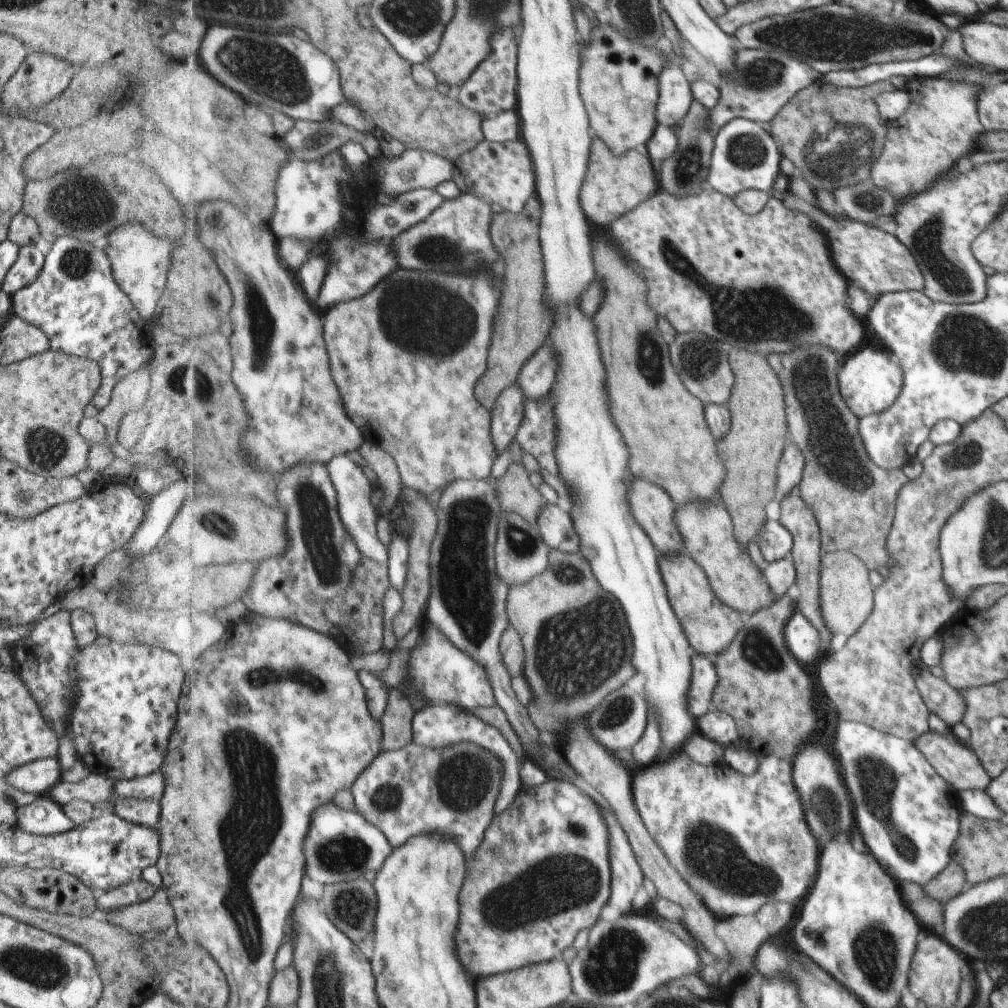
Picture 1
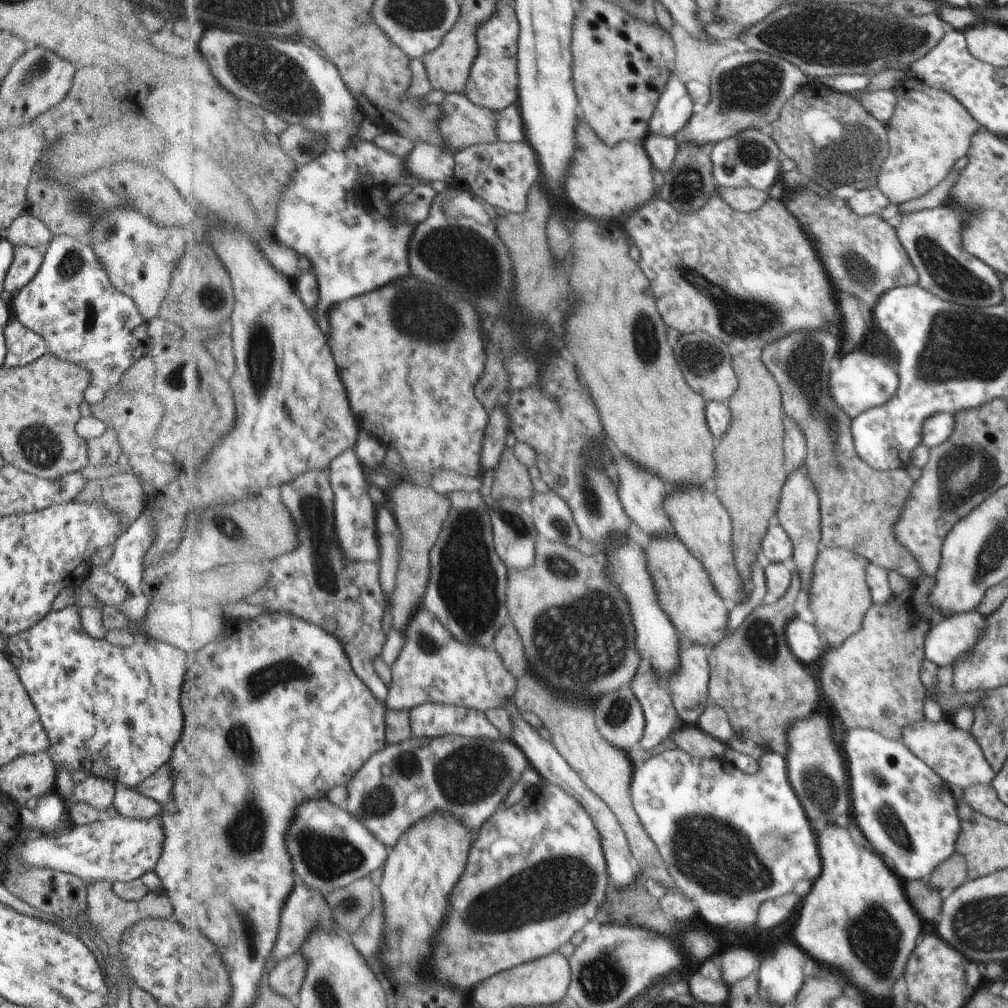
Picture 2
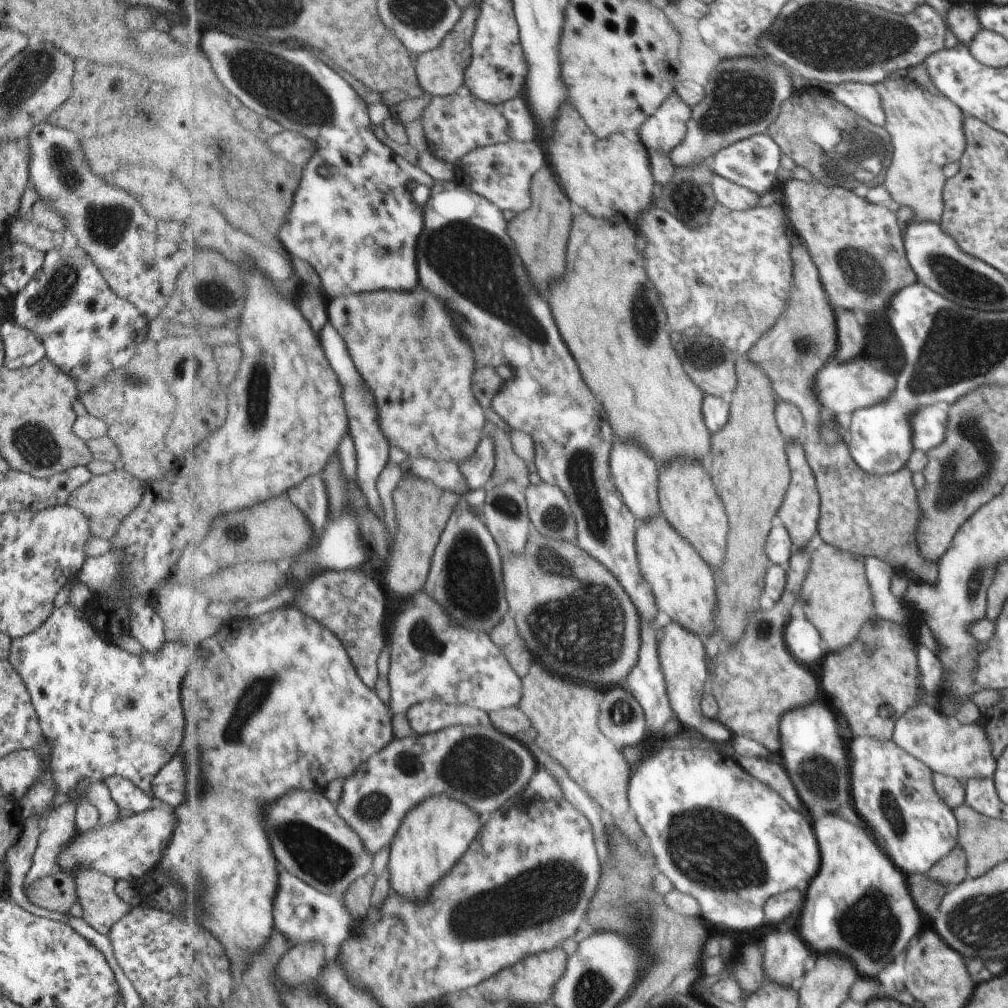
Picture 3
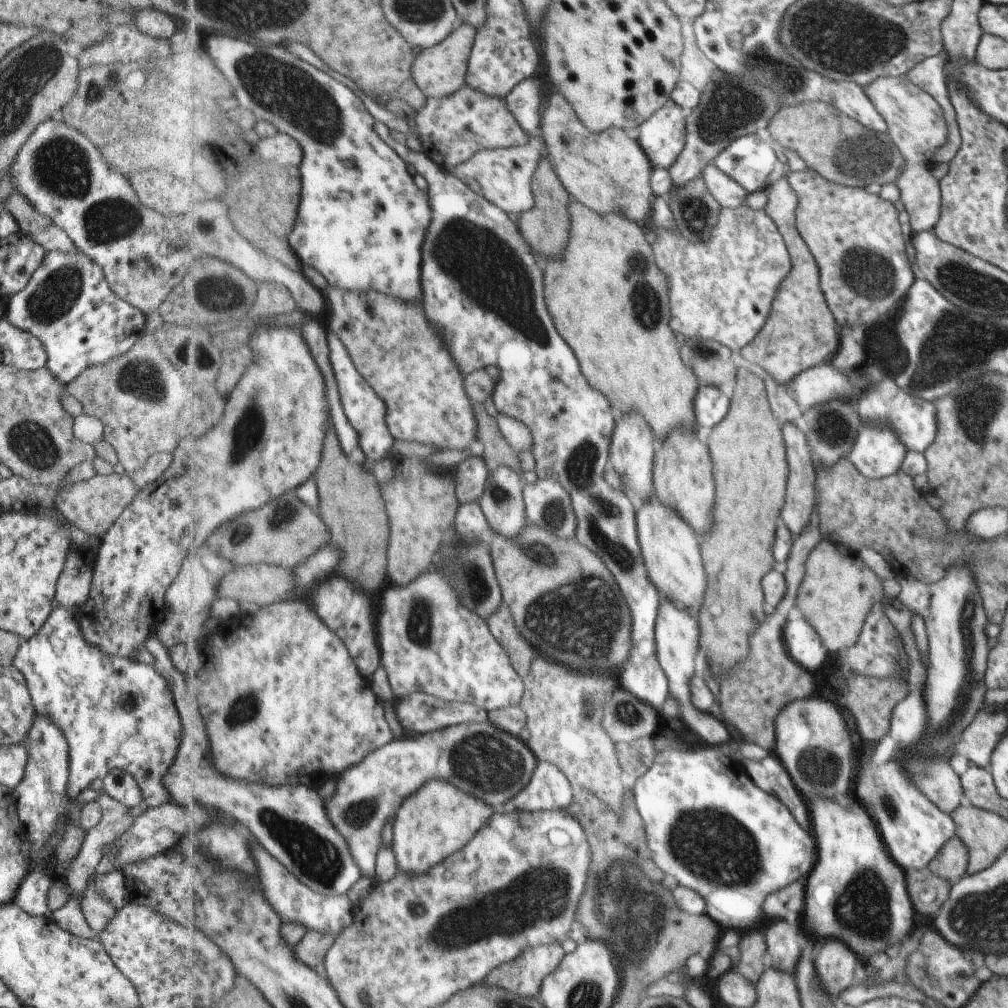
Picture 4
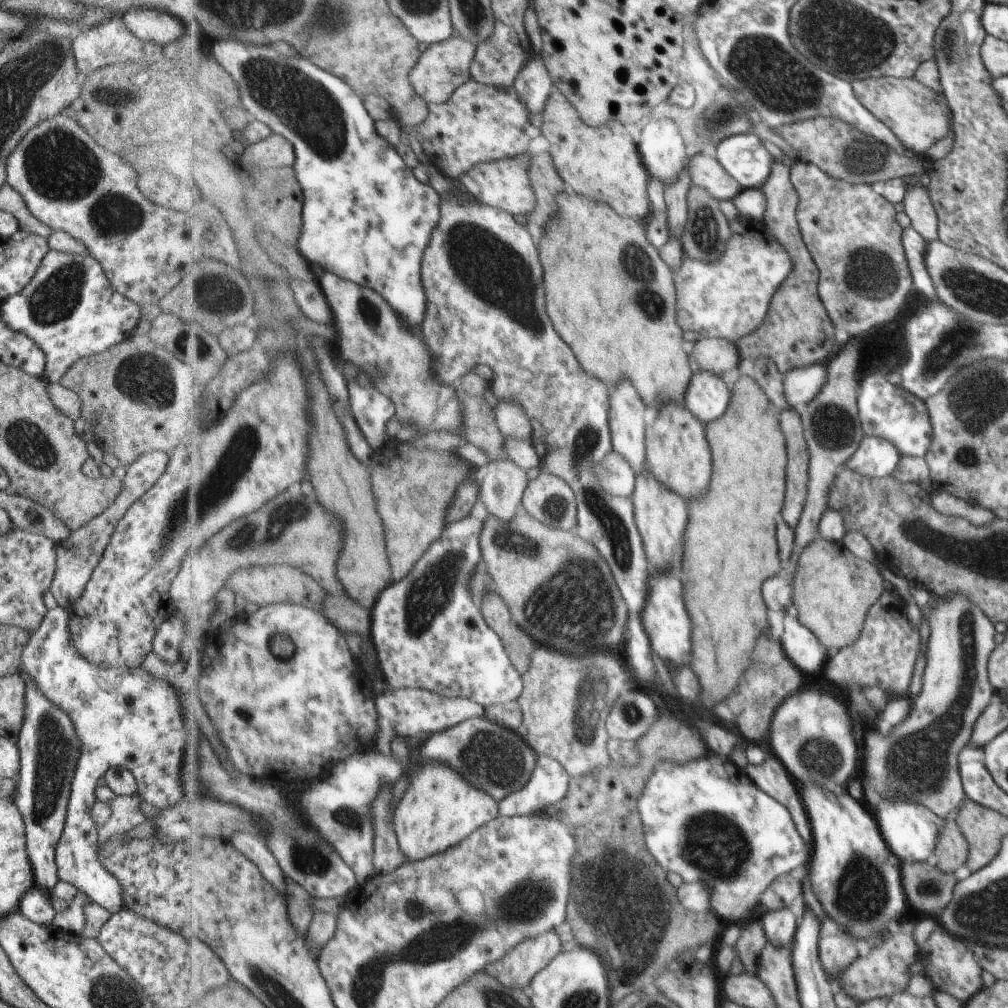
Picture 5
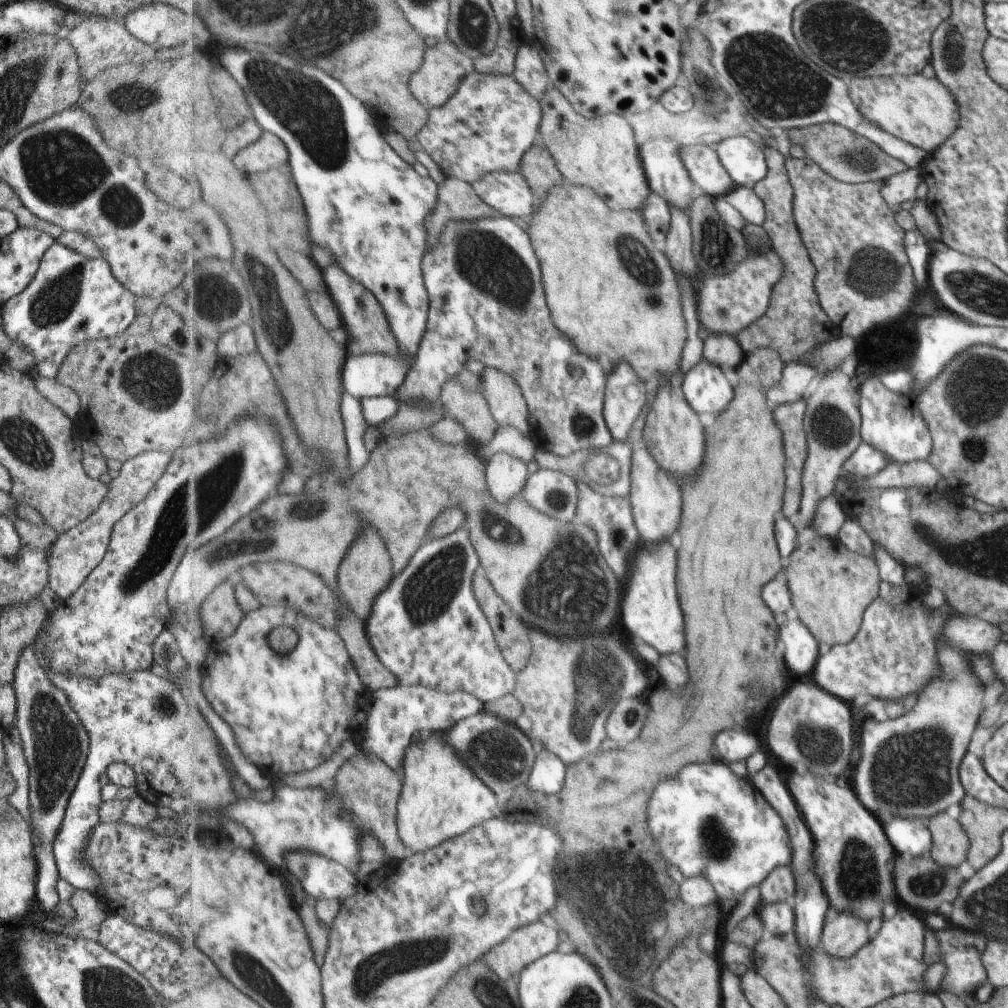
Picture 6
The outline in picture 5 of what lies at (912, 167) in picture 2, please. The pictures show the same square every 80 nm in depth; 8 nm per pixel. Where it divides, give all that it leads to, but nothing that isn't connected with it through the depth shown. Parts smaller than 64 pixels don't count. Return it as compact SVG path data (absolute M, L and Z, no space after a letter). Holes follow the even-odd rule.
M871 77L851 82L857 99L908 148L925 154L947 136L951 128L949 104L915 77ZM918 177L907 188L907 194L901 200L904 213L910 220L910 227L925 238L927 243L938 240L936 210L930 202L927 188L923 187Z

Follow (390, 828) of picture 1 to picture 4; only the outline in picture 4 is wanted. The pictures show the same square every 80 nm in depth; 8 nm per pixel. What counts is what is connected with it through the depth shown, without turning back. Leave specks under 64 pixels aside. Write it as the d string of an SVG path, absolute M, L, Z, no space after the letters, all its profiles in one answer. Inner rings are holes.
M490 721L453 725L418 736L415 740L393 740L377 751L370 752L367 760L363 759L359 764L348 768L339 778L335 796L327 800L327 812L331 812L331 820L335 820L339 832L350 842L350 851L362 869L362 876L376 879L376 862L385 822L391 818L391 814L395 814L395 820L397 804L401 803L401 808L405 800L421 787L425 787L431 779L453 783L470 795L486 800L493 808L501 809L510 798L519 794L531 782L538 761L527 743L521 742L514 734L500 729Z

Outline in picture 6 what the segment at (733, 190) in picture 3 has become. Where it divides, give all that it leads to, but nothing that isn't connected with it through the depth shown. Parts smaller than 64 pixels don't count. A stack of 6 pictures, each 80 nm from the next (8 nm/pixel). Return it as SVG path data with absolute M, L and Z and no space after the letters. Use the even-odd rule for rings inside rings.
M706 145L681 146L682 161L690 172L690 177L705 192L715 199L724 197L737 187L718 152Z

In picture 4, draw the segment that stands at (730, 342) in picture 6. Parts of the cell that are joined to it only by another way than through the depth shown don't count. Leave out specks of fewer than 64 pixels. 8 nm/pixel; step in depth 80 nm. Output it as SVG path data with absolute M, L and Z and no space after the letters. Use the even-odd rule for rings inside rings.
M687 338L681 346L681 356L683 363L693 370L700 386L719 386L739 375L733 365L732 348L712 338Z

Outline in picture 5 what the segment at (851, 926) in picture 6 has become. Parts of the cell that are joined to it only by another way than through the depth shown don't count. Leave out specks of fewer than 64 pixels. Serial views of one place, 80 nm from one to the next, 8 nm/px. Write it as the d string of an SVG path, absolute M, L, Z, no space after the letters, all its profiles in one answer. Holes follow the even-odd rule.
M825 918L823 930L821 930L820 959L822 967L826 970L829 978L840 975L851 961L857 957L855 938L845 932L833 918Z

